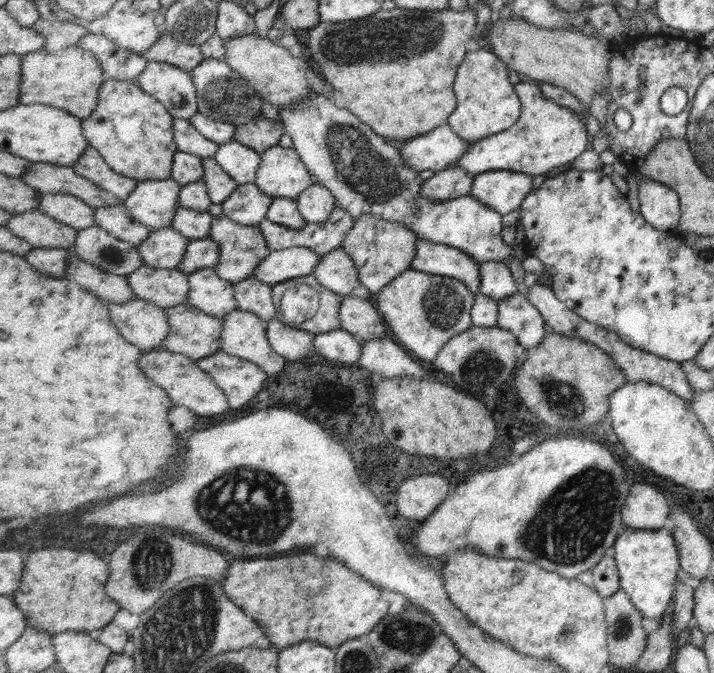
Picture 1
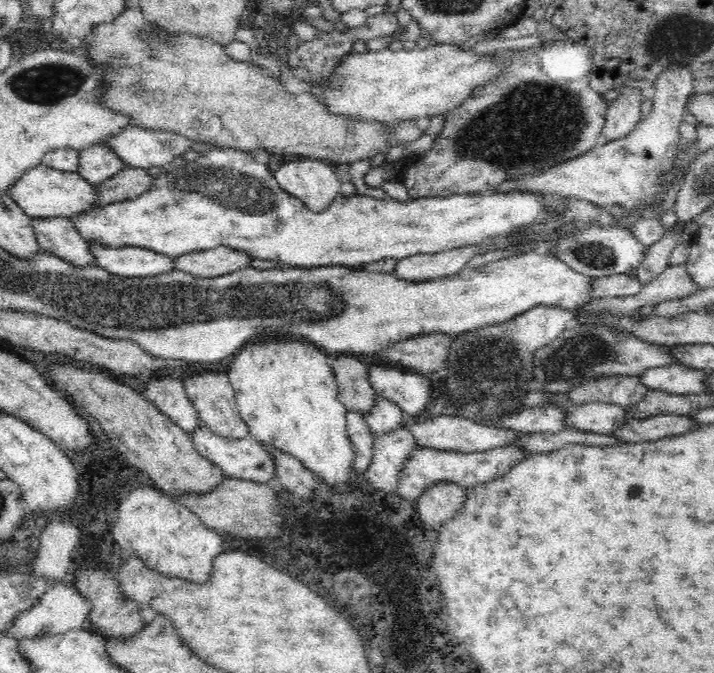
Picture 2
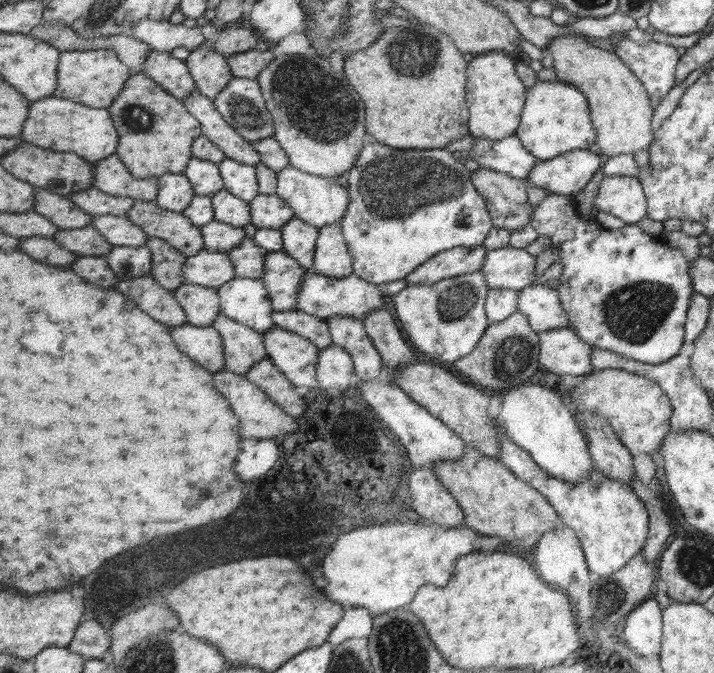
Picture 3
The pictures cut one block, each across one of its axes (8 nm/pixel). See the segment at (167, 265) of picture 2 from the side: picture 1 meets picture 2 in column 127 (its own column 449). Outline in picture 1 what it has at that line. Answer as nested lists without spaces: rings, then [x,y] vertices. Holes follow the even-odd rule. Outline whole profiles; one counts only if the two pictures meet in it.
[[[423,237],[417,243],[417,256],[413,260],[412,268],[432,275],[462,280],[471,291],[480,292],[480,264],[461,249]]]

